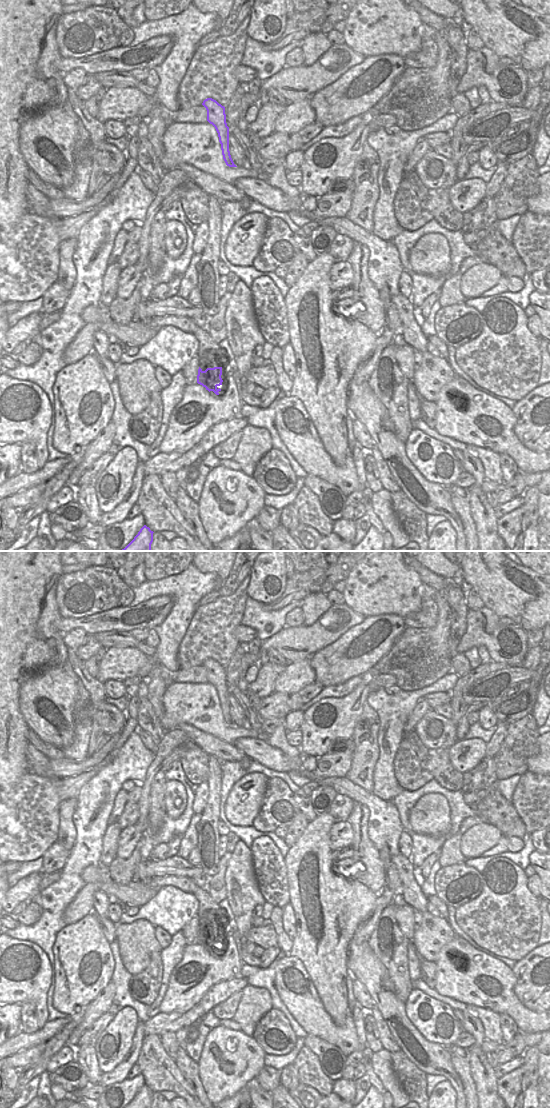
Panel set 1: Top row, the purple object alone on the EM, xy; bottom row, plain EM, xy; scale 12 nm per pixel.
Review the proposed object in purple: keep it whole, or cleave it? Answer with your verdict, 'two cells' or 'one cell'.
two cells

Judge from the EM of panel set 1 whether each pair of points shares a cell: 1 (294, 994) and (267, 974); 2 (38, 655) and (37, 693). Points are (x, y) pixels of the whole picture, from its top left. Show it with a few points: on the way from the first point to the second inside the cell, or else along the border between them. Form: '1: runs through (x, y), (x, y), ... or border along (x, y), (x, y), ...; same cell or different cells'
1: border along (285, 957), (275, 967), (274, 986), (281, 1000); different cells
2: border along (61, 667), (50, 667), (30, 675), (19, 687); different cells

